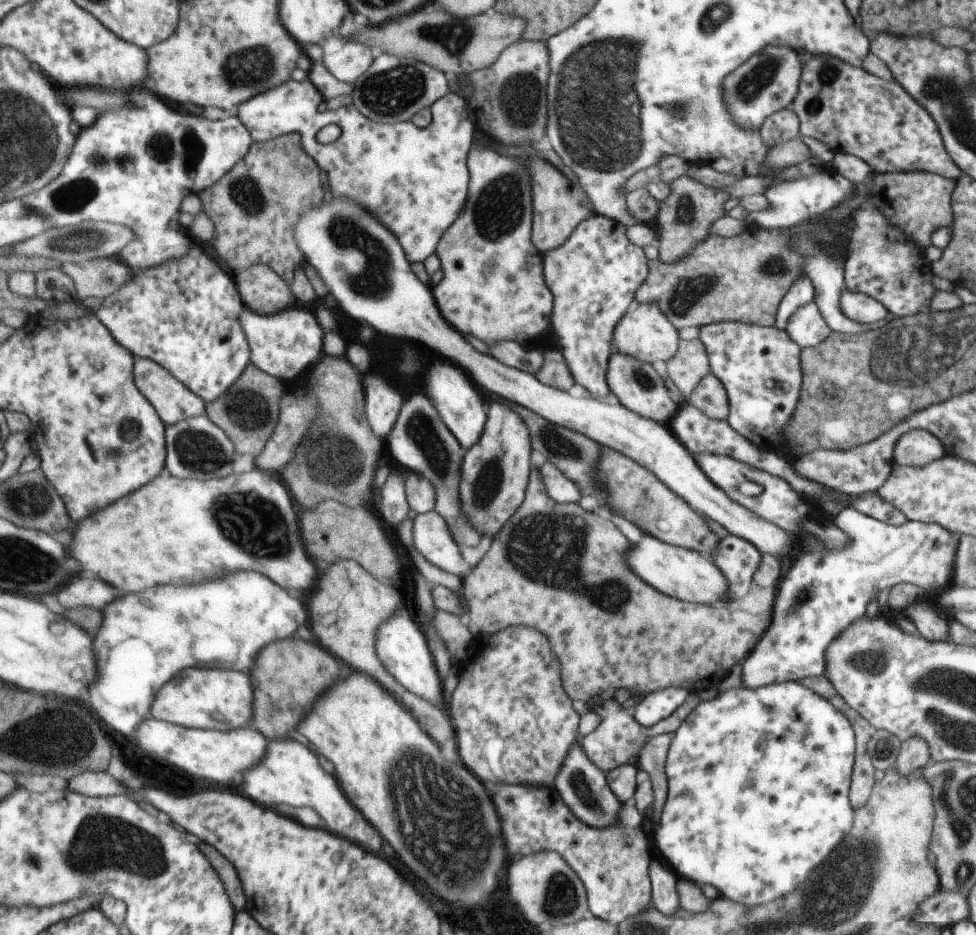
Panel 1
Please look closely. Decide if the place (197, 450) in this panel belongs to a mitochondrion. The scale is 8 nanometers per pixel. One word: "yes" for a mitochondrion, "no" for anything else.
yes

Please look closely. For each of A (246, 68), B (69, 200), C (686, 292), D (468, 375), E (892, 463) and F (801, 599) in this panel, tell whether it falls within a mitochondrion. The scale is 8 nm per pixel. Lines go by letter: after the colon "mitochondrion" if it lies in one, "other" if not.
A: mitochondrion
B: mitochondrion
C: mitochondrion
D: other
E: other
F: mitochondrion

